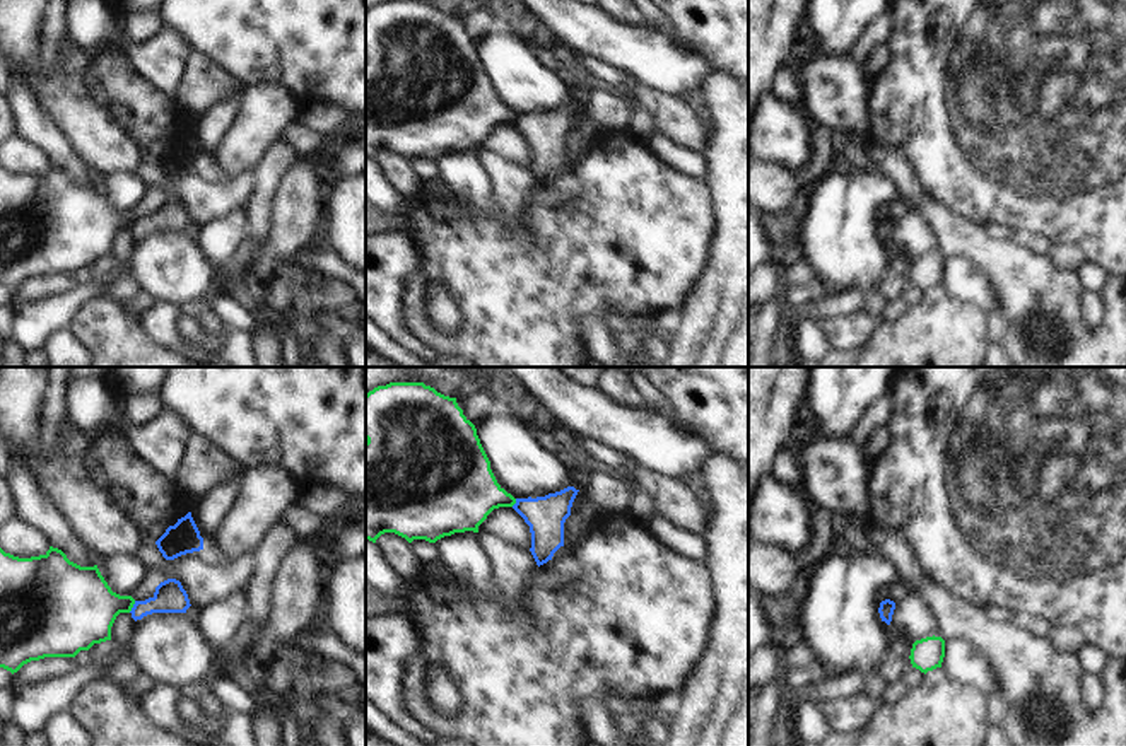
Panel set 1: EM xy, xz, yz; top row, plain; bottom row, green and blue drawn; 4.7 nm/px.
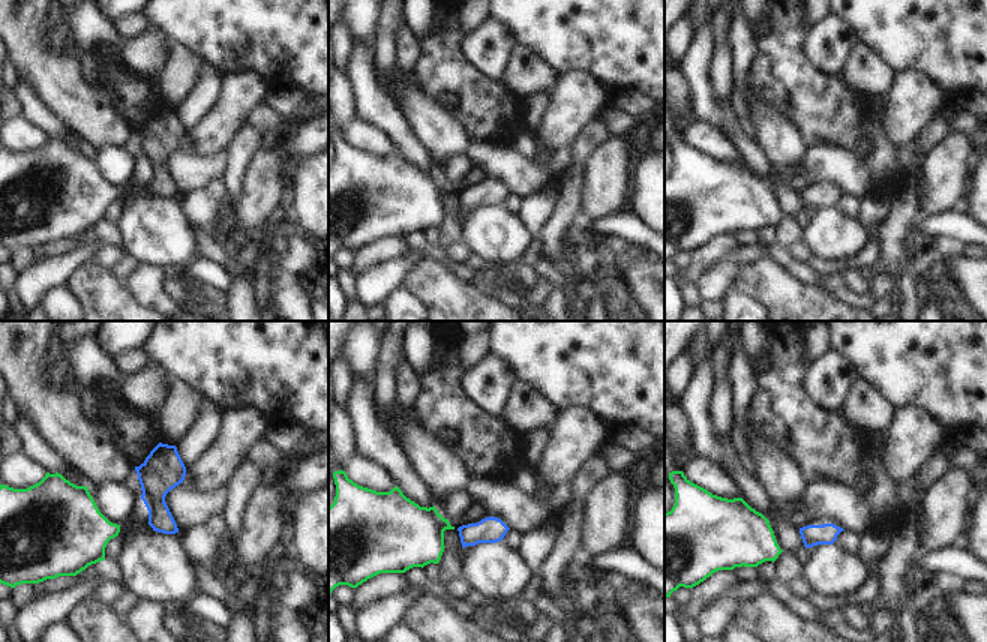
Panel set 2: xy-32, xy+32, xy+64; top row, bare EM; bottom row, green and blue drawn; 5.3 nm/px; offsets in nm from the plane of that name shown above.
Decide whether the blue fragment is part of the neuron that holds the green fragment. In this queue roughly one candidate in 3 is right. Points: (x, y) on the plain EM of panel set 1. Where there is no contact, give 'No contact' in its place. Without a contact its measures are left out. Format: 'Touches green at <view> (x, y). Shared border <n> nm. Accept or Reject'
Touches green at xy (132, 224). Shared border 70 nm. Reject

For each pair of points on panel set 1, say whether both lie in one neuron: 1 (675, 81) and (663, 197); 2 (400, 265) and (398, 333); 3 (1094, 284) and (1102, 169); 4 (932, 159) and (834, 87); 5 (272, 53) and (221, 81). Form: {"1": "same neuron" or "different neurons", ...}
{"1": "different neurons", "2": "same neuron", "3": "different neurons", "4": "different neurons", "5": "different neurons"}

